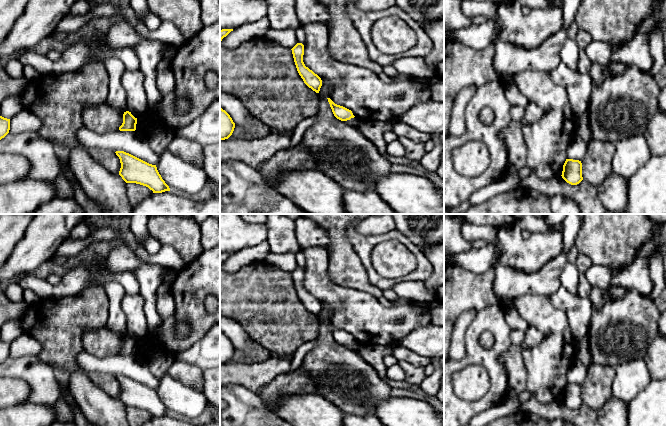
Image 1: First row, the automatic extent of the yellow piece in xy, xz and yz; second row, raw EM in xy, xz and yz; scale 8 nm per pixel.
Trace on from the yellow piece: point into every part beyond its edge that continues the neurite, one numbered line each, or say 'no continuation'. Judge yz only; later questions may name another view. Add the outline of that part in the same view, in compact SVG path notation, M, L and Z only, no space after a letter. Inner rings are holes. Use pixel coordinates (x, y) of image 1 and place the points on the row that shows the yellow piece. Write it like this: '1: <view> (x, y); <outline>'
no continuation

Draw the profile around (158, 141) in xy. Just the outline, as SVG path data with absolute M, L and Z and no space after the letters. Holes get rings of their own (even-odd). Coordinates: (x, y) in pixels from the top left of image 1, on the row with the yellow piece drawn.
M138 119L136 131L146 137L149 147L159 156L167 149L175 135L173 131L157 132L149 126L148 122Z

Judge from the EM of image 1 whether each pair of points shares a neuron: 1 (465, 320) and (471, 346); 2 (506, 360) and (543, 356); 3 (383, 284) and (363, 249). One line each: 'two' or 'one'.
1: two
2: two
3: one

